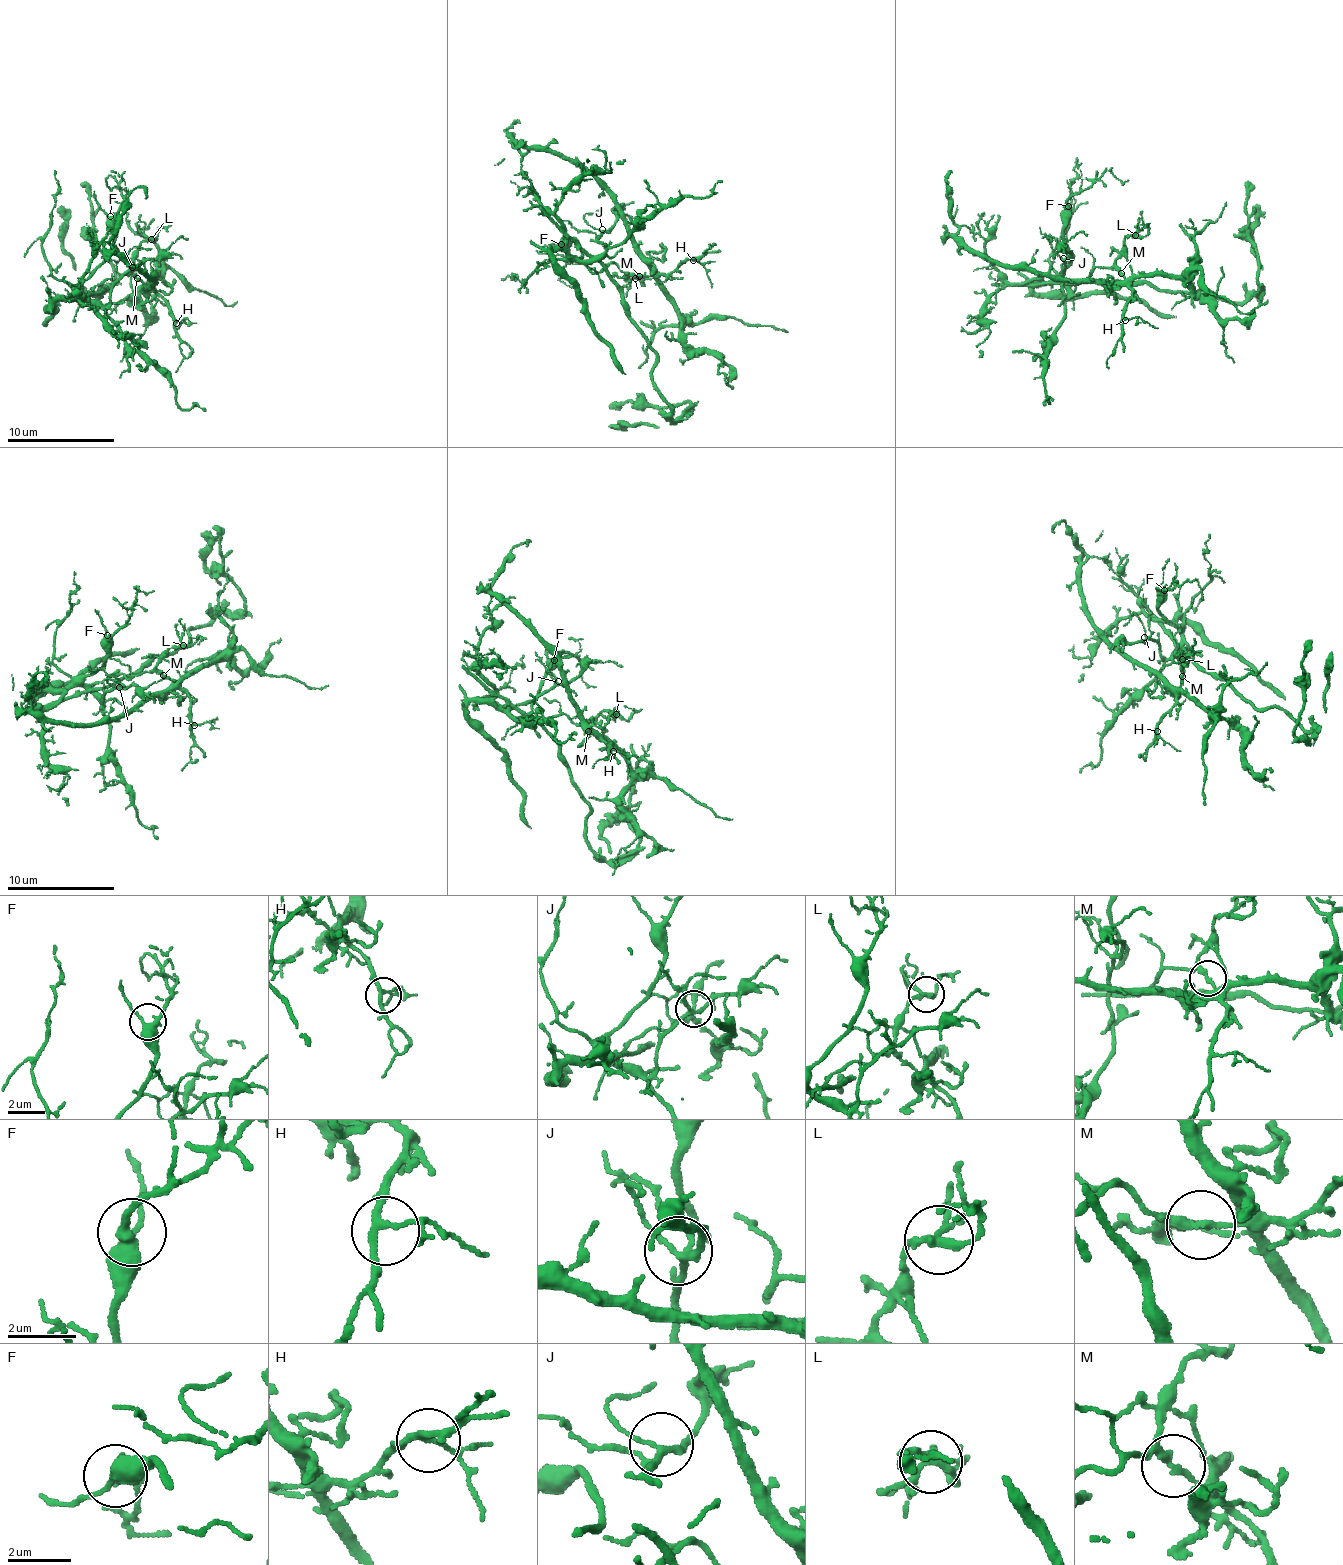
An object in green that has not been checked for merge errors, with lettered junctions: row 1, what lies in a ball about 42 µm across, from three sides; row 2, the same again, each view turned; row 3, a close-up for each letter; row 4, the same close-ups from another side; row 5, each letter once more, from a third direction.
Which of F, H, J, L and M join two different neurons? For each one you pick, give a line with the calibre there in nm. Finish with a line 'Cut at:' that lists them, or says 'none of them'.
M: calibre 180 nm
Cut at: M

